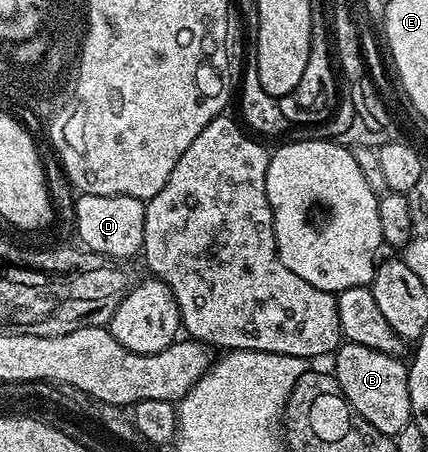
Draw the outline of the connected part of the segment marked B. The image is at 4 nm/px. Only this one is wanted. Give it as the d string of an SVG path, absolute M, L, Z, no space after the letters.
M345 341L335 351L336 383L342 388L346 400L362 417L378 432L400 434L412 422L410 408L410 388L408 387L408 366L400 363L401 359L393 354L374 352L374 348L366 348L362 344Z

